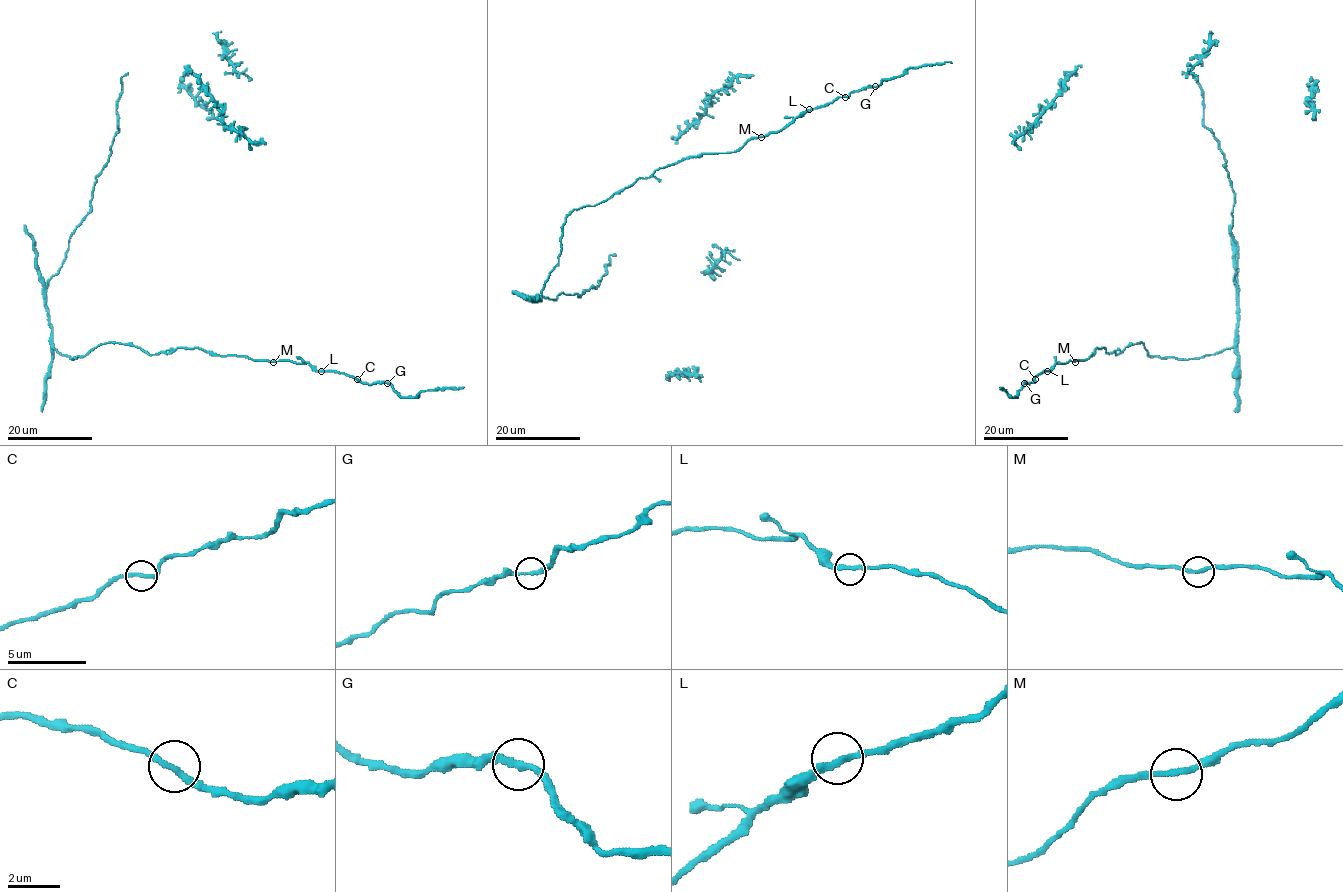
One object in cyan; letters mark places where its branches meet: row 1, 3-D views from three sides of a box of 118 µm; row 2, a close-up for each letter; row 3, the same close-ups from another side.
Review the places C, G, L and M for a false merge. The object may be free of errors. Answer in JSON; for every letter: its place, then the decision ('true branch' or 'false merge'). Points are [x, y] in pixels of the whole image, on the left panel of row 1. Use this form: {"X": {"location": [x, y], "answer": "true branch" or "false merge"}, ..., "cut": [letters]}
{"C": {"location": [357, 379], "answer": "true branch"}, "G": {"location": [387, 383], "answer": "false merge"}, "L": {"location": [321, 371], "answer": "true branch"}, "M": {"location": [273, 362], "answer": "true branch"}, "cut": ["G"]}

